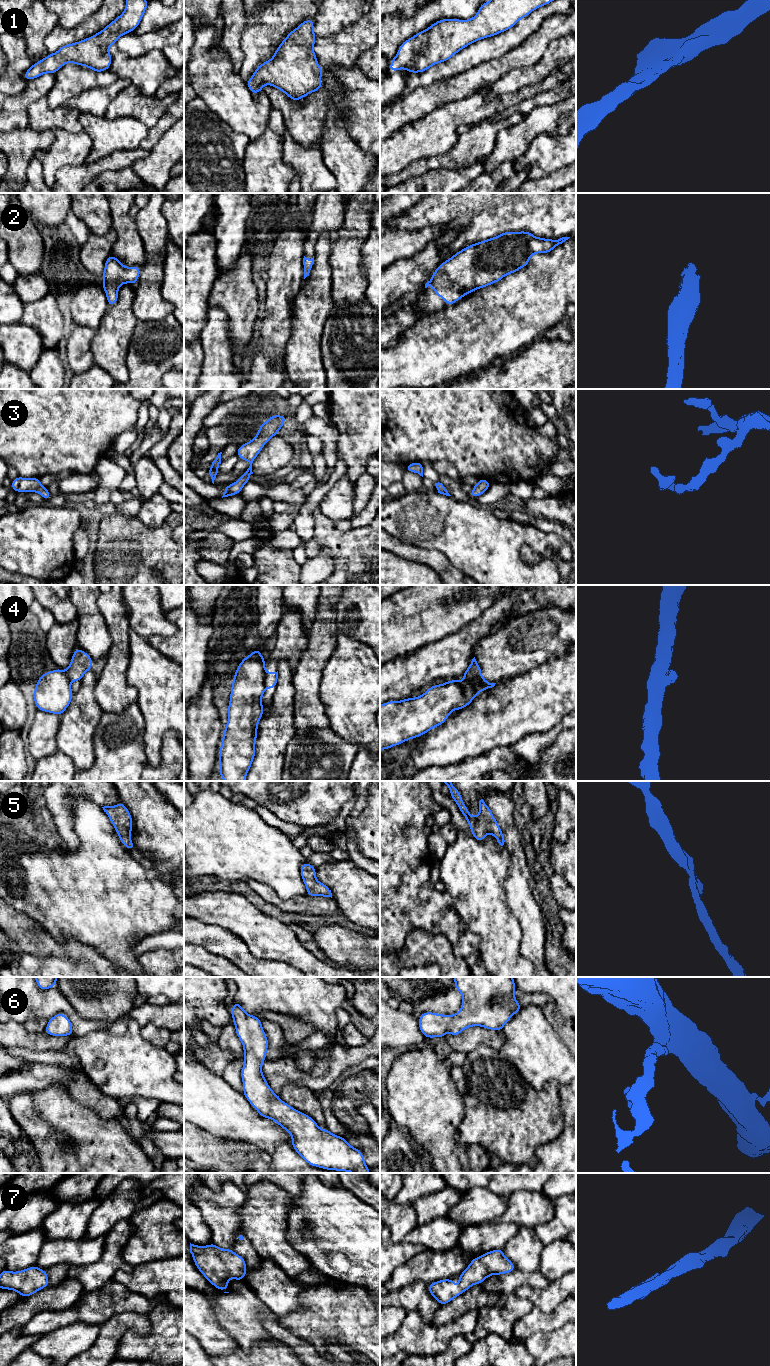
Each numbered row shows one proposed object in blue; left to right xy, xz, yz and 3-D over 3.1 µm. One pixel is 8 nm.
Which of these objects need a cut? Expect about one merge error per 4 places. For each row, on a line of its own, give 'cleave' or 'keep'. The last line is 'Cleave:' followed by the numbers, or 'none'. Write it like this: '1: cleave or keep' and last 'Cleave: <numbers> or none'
1: keep
2: keep
3: keep
4: cleave
5: keep
6: keep
7: keep
Cleave: 4

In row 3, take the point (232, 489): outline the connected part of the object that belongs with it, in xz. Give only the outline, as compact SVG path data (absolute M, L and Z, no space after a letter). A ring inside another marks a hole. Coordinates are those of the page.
M271 415L270 419L263 422L257 435L249 442L238 447L237 455L239 459L243 459L249 462L249 468L242 474L242 476L230 485L227 485L223 492L223 497L233 496L241 493L244 485L250 481L250 475L252 472L252 463L261 452L263 446L273 437L276 436L278 431L282 428L286 421L287 416L283 415Z

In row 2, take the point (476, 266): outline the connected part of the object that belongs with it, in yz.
M527 231L504 232L469 245L443 261L425 288L431 285L435 294L446 300L445 306L450 306L464 295L527 266L533 254L550 253L569 238L552 240L535 237Z

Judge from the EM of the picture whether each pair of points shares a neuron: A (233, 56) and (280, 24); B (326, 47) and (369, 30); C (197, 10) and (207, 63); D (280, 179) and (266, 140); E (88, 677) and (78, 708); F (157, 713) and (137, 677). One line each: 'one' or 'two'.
A: two
B: one
C: two
D: one
E: one
F: one

